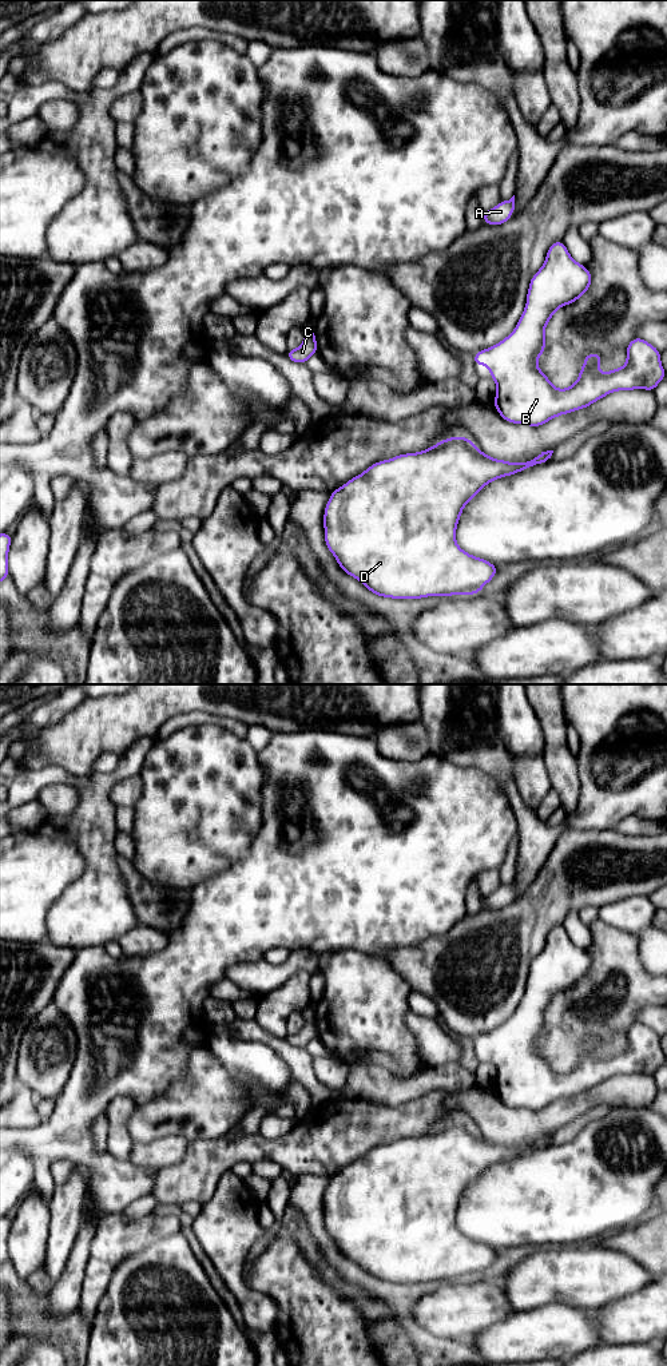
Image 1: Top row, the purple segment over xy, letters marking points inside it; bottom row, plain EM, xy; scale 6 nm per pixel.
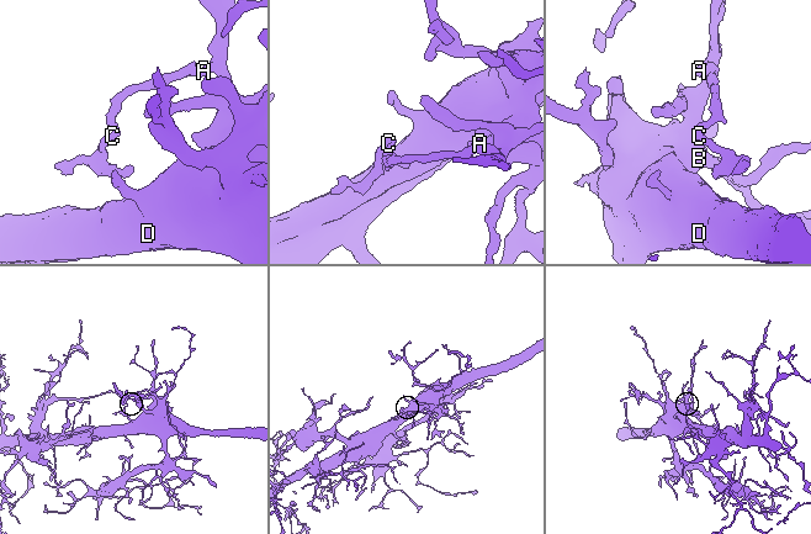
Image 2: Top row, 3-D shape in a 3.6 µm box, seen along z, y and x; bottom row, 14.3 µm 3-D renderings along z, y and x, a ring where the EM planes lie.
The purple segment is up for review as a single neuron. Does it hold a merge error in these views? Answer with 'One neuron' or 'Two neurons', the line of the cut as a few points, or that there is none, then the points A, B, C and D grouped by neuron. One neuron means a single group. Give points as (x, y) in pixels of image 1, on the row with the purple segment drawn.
Two neurons. Split along xy (314, 336), (305, 338). Groups: A B D / C

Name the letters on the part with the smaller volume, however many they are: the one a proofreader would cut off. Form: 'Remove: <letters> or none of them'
Remove: C

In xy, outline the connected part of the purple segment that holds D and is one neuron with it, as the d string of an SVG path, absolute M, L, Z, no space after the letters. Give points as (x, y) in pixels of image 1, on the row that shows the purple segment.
M465 436L449 437L436 445L417 452L417 453L405 453L396 456L390 460L378 461L370 465L365 472L349 480L345 485L340 487L330 493L330 499L325 507L323 515L323 528L325 528L325 543L327 549L333 553L337 563L340 564L342 572L356 577L361 581L365 588L368 588L374 595L392 599L421 599L428 596L444 596L450 597L454 593L461 596L480 593L481 588L489 583L496 572L497 567L484 559L472 556L462 551L456 541L456 528L461 516L464 507L480 492L487 484L505 476L512 476L521 470L529 469L537 464L551 461L553 450L541 452L535 458L525 462L508 462L504 460L492 458L488 454L483 453L469 438Z

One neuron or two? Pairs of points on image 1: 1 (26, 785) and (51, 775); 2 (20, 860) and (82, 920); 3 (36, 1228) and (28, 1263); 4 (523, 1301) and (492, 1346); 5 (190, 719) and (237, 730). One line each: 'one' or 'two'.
1: one
2: two
3: one
4: two
5: one

